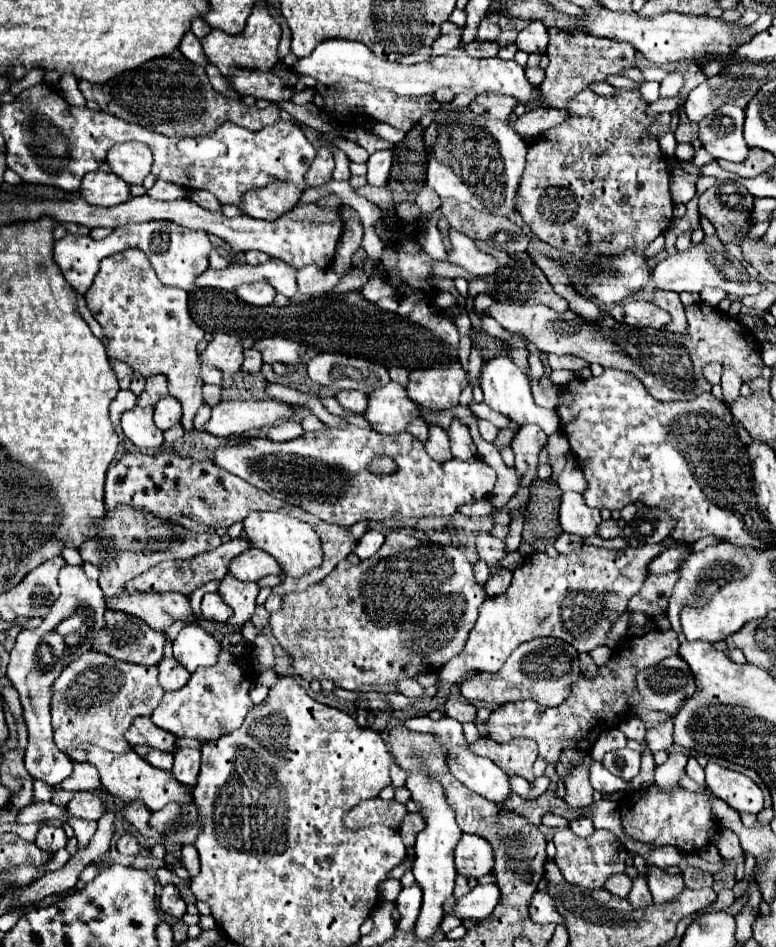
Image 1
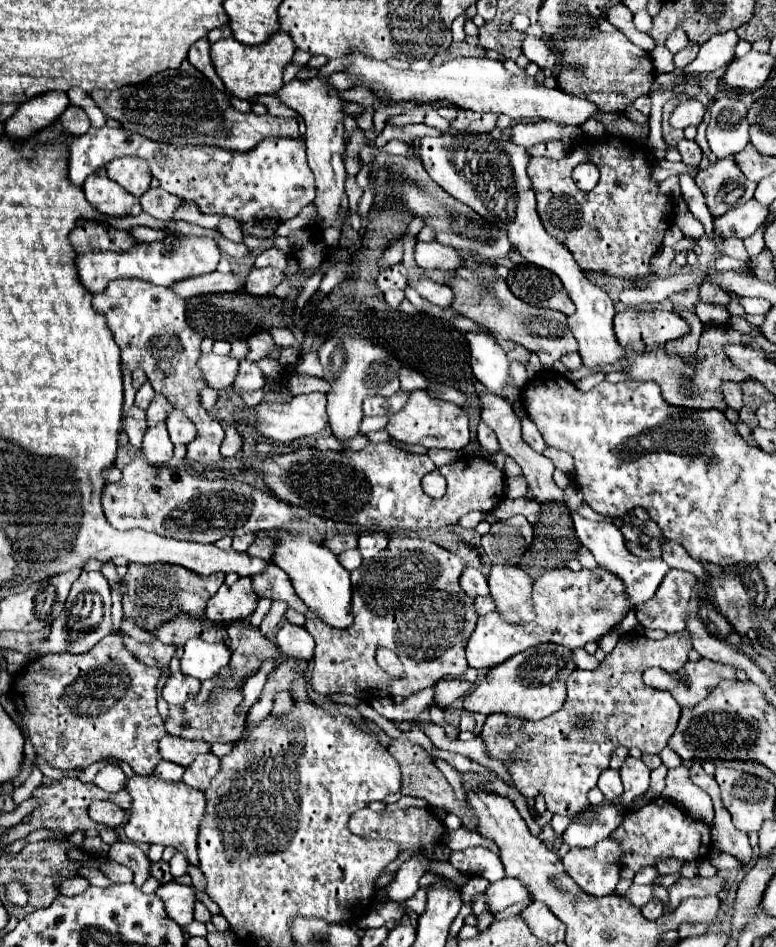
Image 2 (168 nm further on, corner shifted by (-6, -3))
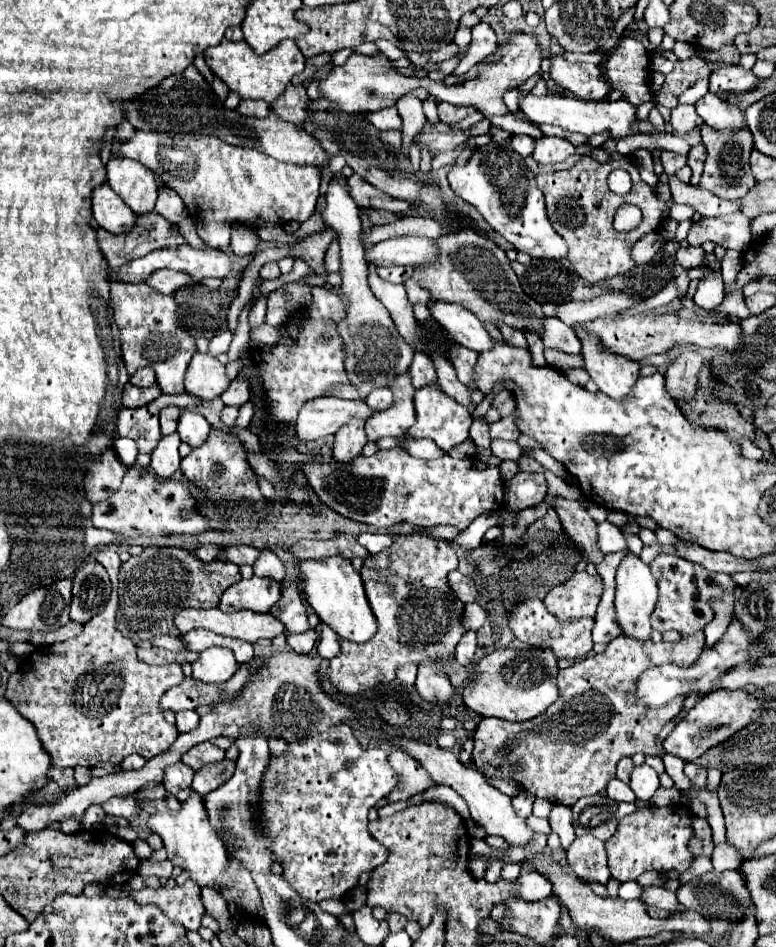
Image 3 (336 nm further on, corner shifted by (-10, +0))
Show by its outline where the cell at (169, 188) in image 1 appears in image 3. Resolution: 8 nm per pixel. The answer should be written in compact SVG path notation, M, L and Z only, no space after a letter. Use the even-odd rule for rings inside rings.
M162 188L158 192L158 200L156 200L156 208L154 208L160 216L164 216L170 222L180 222L186 214L186 206L182 202L180 196L176 196L176 192L172 188Z

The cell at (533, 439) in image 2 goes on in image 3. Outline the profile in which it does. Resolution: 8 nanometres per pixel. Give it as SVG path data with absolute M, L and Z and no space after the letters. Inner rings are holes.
M516 412L500 418L498 422L490 424L492 438L504 438L504 440L516 440L520 436L520 430L516 428Z

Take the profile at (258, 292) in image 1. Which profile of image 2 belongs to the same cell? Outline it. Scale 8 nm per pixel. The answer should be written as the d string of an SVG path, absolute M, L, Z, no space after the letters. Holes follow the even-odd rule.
M264 267L264 269L252 269L248 279L246 279L246 291L250 295L270 295L274 291L276 285L280 285L284 281L284 273L272 267Z

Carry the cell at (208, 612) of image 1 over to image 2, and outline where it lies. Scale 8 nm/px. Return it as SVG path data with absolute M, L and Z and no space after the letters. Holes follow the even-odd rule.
M240 577L234 585L222 585L218 589L218 593L208 601L206 617L216 623L248 619L254 613L258 599L252 579Z

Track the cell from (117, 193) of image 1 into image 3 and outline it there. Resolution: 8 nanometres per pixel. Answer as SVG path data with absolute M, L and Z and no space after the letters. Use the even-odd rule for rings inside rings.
M106 182L92 190L92 214L98 226L112 234L124 234L132 230L140 218L132 212L132 208L128 208L128 204L124 204L124 200L120 200L120 196L116 196L116 192L112 192Z

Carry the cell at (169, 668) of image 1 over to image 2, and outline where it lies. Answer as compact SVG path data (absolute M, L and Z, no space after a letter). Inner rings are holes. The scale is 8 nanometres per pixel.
M172 673L168 683L162 689L162 699L170 705L182 705L188 699L194 699L200 691L200 681L192 679L184 673Z

